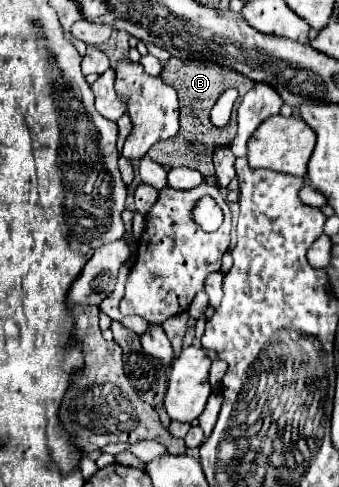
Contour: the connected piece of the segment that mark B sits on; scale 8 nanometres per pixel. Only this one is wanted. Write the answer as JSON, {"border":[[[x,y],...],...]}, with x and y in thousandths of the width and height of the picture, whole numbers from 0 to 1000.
{"border":[[[504,121],[481,150],[475,162],[493,166],[493,175],[516,179],[528,187],[528,211],[534,211],[534,248],[528,248],[528,269],[510,285],[469,290],[457,302],[445,302],[440,318],[451,331],[499,343],[558,343],[575,347],[599,359],[622,355],[622,310],[640,298],[676,298],[681,285],[693,281],[693,269],[622,269],[617,253],[617,228],[622,216],[646,203],[646,195],[670,183],[658,170],[658,158],[681,158],[687,150],[670,138],[652,138],[640,129],[611,129],[611,125],[534,125],[534,121]]]}

